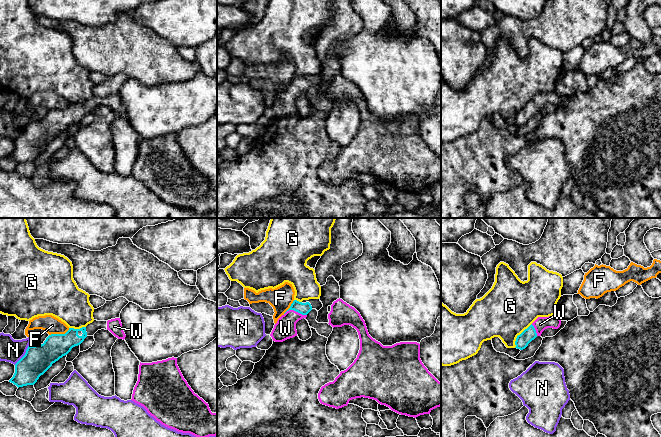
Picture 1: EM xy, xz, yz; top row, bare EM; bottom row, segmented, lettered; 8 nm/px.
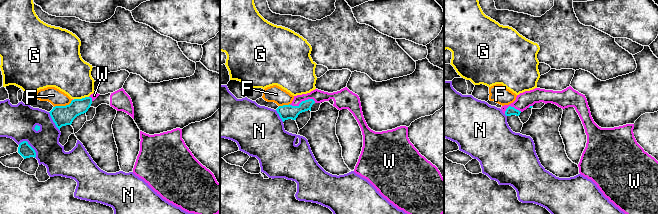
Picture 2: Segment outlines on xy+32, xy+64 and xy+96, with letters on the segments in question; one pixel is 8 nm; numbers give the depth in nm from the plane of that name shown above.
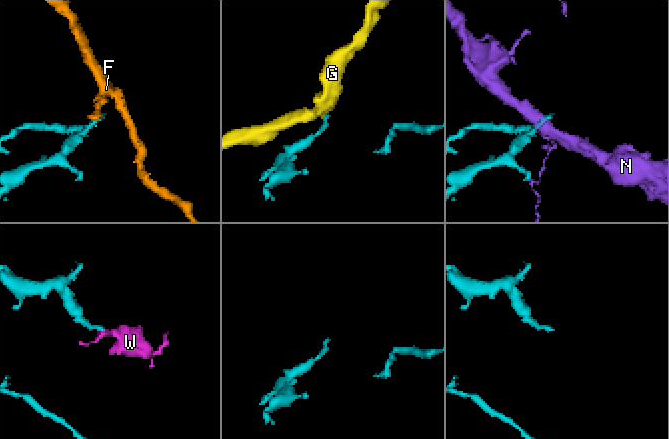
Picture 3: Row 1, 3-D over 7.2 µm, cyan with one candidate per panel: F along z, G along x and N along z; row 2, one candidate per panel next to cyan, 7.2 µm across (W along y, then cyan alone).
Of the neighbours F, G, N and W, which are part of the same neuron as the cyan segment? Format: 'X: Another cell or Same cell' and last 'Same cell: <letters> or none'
F: Another cell
G: Another cell
N: Another cell
W: Same cell
Same cell: W

